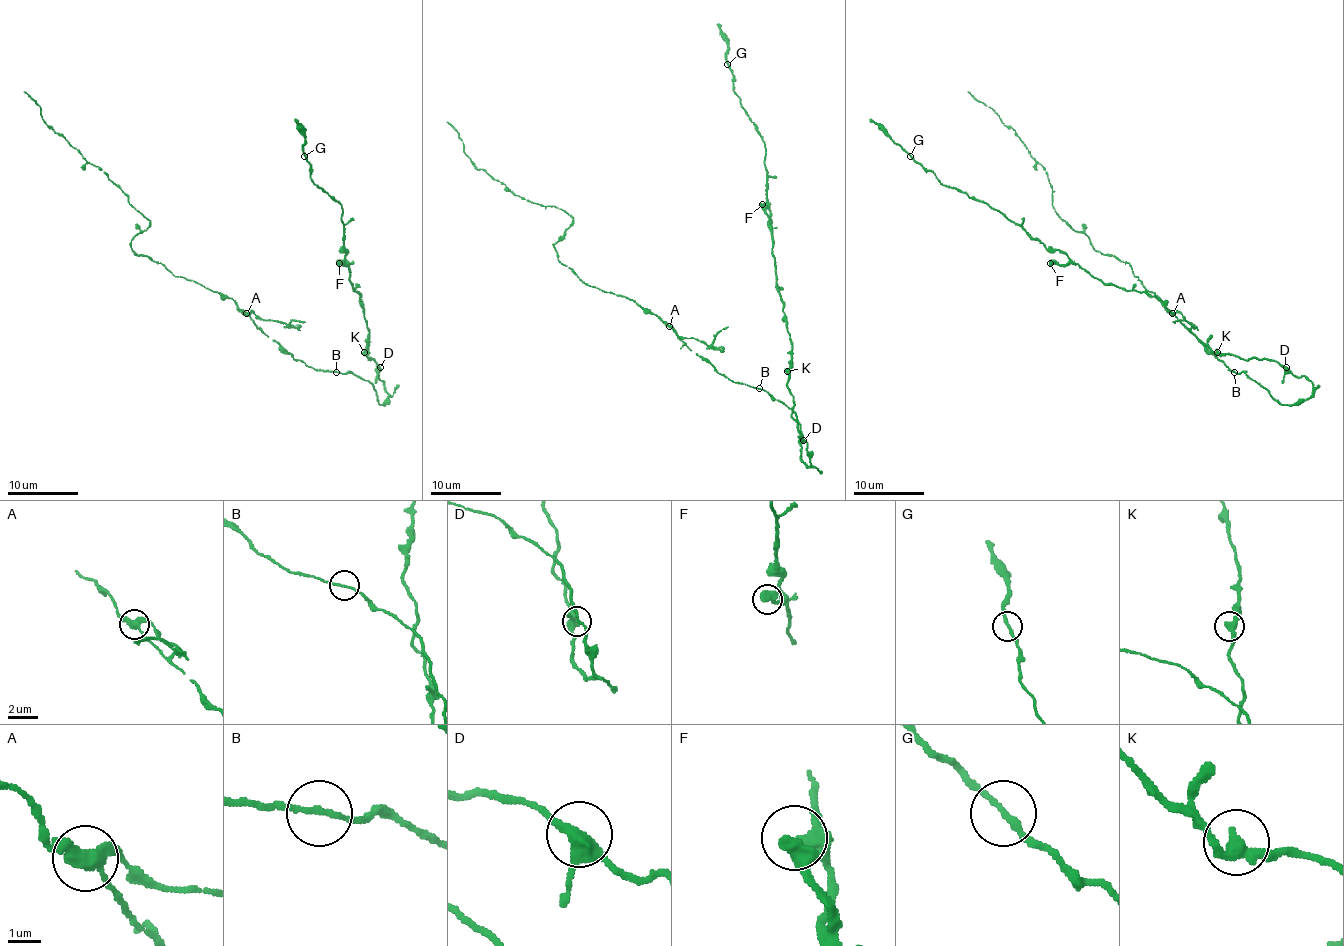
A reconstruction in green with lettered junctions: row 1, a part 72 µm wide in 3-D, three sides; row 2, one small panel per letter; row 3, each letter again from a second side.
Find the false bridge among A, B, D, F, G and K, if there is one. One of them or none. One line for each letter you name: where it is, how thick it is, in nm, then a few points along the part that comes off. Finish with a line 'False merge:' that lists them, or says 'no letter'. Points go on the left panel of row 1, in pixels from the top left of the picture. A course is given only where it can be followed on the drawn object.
A: at (246, 313); 320 nm thick; foreign part runs (246, 313), (286, 325), (292, 320), (306, 322)
False merge: A

